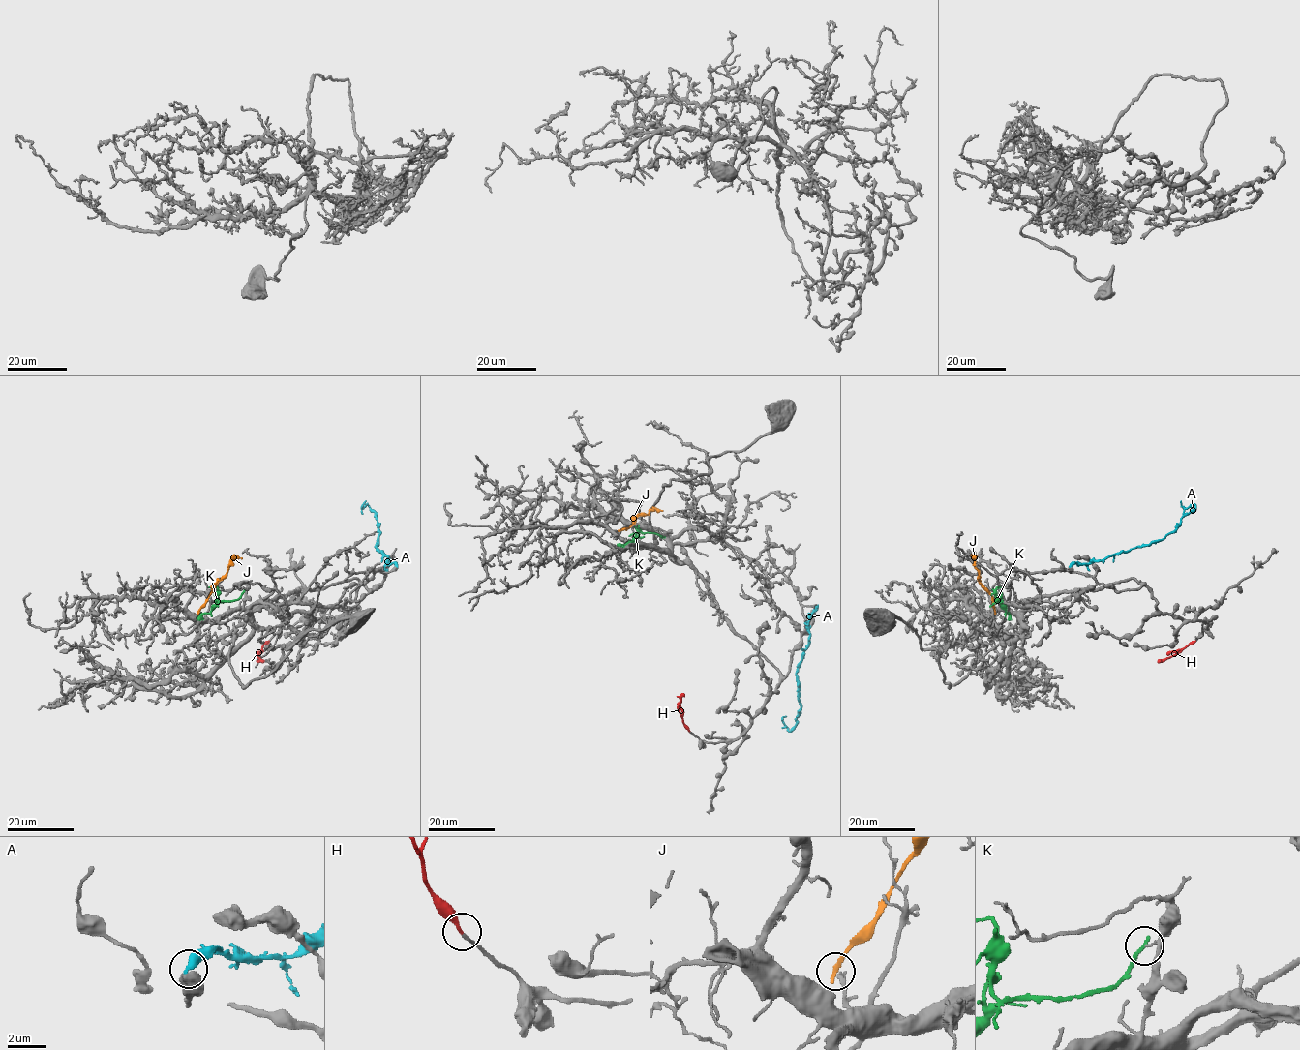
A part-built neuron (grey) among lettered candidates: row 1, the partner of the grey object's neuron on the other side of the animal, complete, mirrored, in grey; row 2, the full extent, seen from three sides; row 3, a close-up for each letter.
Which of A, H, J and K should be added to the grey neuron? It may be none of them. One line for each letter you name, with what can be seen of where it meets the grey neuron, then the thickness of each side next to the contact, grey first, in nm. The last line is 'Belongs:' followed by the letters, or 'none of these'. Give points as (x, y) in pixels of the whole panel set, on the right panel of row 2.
H: contact (1194, 641); calibres 150 and 260 nm
Belongs: H

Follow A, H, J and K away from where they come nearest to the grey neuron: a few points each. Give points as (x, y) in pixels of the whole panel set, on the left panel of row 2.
A: (397, 566), (395, 562), (388, 563), (389, 557), (376, 546), (378, 524), (367, 504), (361, 507), (366, 500)
H: (269, 642), (257, 655), (263, 662)
J: (198, 612), (231, 561), (241, 558)
K: (243, 591), (233, 601), (218, 598), (209, 613), (196, 618)

